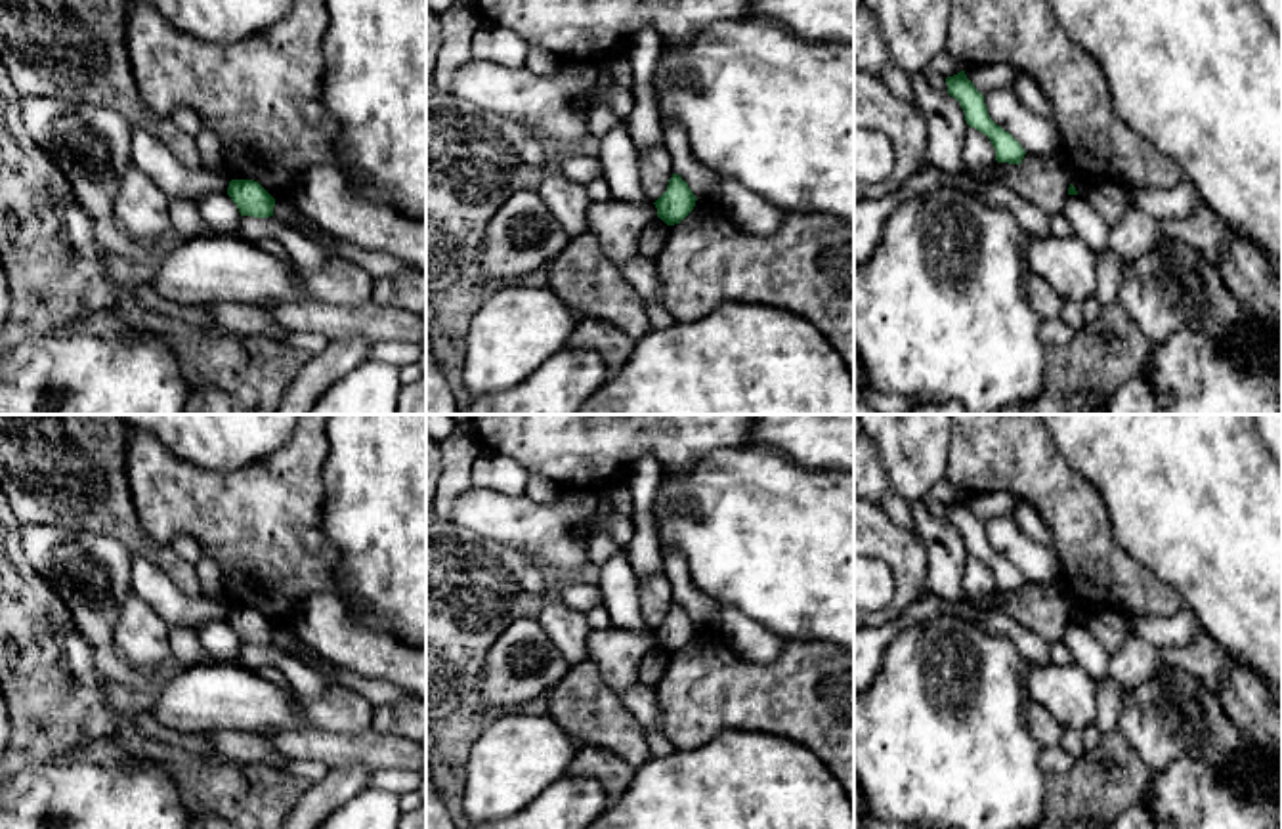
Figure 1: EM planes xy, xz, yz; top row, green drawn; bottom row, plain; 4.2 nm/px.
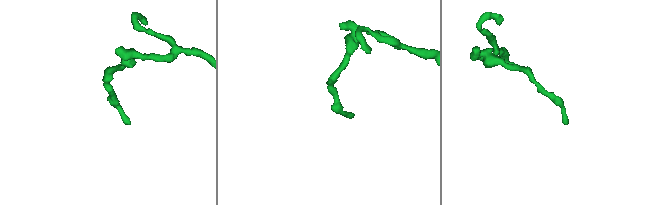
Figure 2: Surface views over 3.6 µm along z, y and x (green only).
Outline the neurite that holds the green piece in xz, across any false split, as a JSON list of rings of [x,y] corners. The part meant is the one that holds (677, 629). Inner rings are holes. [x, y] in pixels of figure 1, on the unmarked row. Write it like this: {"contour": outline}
{"contour": [[[673,602],[667,619],[653,632],[657,636],[657,646],[667,653],[674,653],[694,638],[695,628],[688,611],[678,602]]]}

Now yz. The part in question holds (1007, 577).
{"contour": [[[965,499],[948,504],[946,512],[948,512],[948,521],[959,529],[967,552],[990,565],[995,577],[995,588],[1020,592],[1026,579],[1009,560],[1005,560],[990,546],[984,523],[967,506]]]}

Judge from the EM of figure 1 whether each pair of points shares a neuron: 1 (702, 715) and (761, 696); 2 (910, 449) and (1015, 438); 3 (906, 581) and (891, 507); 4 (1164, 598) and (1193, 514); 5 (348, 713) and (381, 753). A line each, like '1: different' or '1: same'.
1: same
2: different
3: different
4: different
5: different

